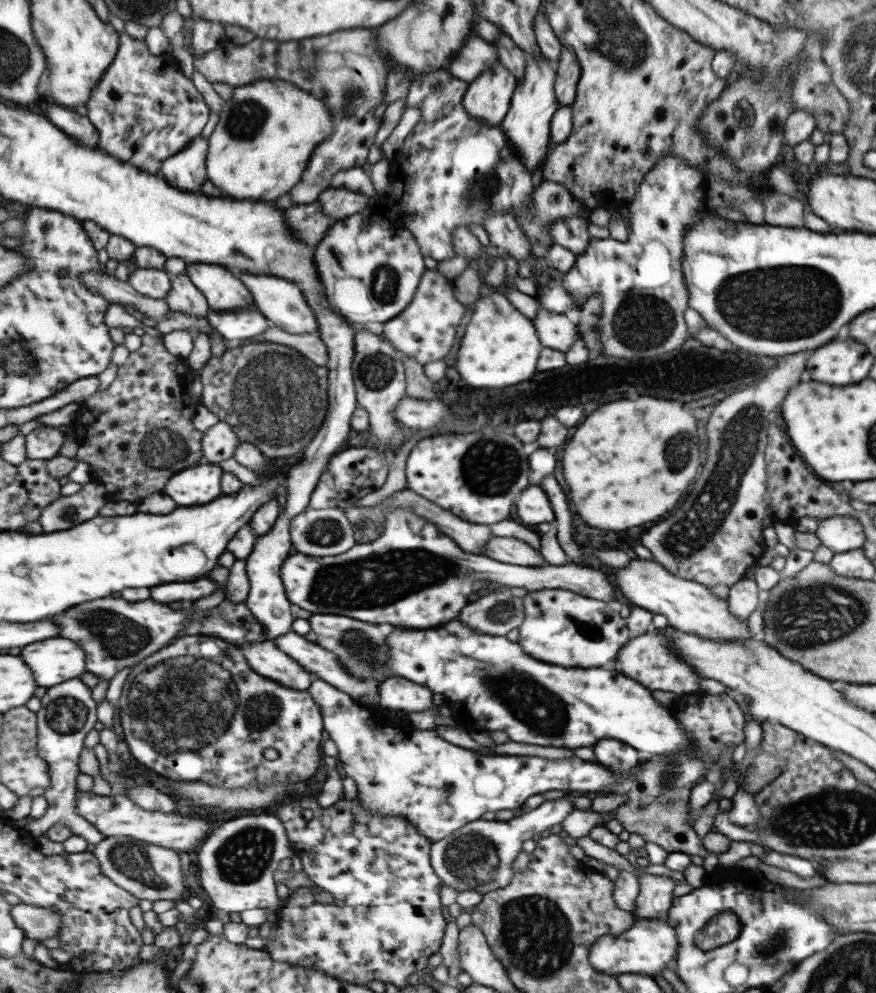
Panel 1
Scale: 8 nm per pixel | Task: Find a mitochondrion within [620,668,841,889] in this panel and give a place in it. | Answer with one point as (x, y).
(670, 777)

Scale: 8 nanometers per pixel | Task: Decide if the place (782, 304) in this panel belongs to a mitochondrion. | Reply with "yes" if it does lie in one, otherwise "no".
yes

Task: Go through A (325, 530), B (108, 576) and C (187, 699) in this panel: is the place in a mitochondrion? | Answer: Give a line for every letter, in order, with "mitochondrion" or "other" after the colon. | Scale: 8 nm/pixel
A: mitochondrion
B: other
C: mitochondrion

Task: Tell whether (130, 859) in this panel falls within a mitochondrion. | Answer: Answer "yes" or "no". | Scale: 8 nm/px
yes

